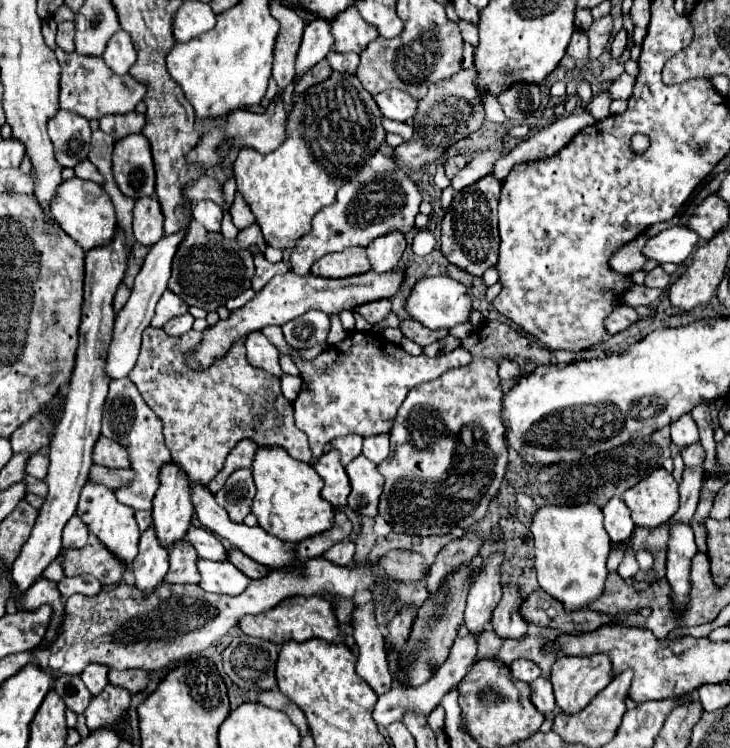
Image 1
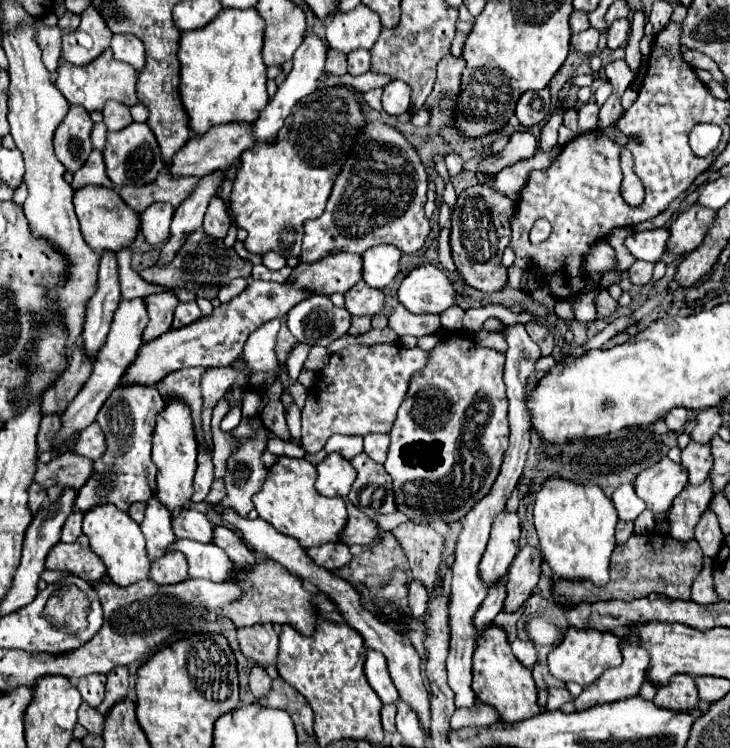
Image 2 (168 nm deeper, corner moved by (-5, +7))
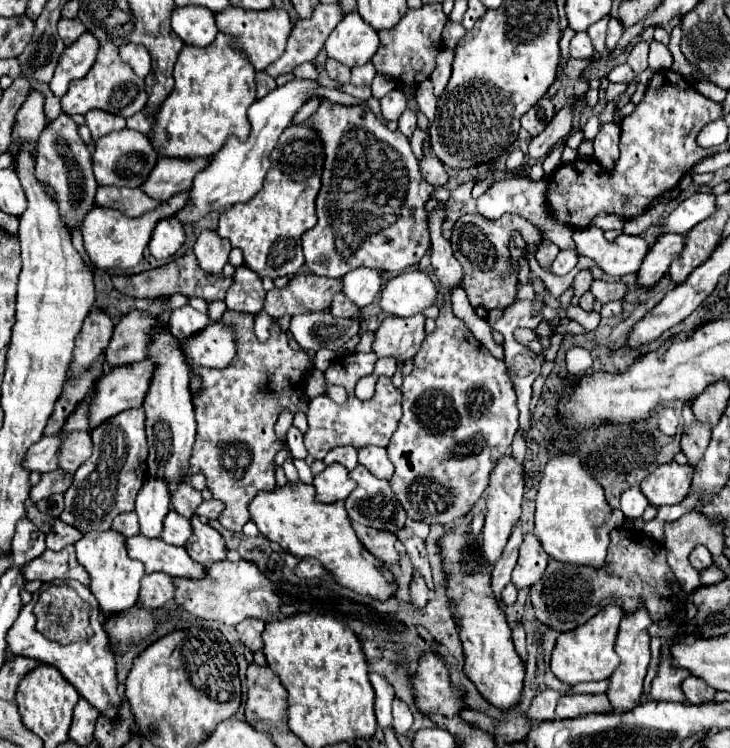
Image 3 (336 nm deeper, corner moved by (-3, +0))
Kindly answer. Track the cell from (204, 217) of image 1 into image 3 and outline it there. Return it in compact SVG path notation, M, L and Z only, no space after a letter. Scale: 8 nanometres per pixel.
M202 230L194 242L194 254L206 272L220 274L232 250L230 240L218 236L216 230Z

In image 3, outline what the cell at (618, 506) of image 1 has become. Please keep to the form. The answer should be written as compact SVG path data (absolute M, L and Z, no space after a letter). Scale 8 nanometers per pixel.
M630 488L620 498L620 510L622 510L622 514L624 514L626 520L640 518L646 508L648 508L648 500L640 492L640 488Z

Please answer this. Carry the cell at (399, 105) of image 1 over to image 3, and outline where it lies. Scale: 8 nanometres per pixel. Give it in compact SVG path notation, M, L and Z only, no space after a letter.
M392 90L380 100L380 106L382 106L382 116L386 120L398 120L406 110L406 96L402 90Z

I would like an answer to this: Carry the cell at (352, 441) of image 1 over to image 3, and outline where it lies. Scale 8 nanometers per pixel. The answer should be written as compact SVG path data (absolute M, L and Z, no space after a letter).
M338 446L338 448L332 448L332 450L326 454L324 464L330 466L330 464L334 464L334 462L338 462L338 464L346 466L348 470L352 470L352 468L358 466L358 450L356 450L354 446Z

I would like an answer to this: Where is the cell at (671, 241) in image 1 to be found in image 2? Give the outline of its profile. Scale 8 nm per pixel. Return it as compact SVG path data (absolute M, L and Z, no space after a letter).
M650 229L628 235L624 239L624 245L638 261L656 263L662 255L666 255L666 241L668 241L666 229Z

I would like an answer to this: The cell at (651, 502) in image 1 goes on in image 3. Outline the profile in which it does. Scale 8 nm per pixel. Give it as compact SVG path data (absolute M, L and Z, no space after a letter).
M668 462L658 466L646 480L642 480L640 490L648 498L648 502L656 508L680 504L688 496L688 488L692 482L692 466L680 466L676 462Z

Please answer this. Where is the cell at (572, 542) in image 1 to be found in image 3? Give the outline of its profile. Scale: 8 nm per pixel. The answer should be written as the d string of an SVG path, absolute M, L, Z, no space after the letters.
M576 454L554 456L544 472L536 494L536 528L534 534L550 558L566 564L584 564L602 568L610 546L610 530L624 524L624 514L608 506L602 486L582 468Z

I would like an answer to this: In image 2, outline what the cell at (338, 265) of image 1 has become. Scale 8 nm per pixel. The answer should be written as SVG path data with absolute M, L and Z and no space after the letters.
M336 253L312 265L300 263L288 277L298 289L318 295L346 293L360 279L360 255L352 253Z

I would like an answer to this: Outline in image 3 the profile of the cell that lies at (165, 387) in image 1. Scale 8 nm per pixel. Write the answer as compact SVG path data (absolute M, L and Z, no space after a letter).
M184 482L178 484L178 488L172 492L172 504L178 514L192 518L198 504L202 504L202 494L196 488L192 488L188 482Z

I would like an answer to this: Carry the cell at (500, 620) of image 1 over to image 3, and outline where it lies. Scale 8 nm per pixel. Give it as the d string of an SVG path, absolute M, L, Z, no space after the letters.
M526 534L520 546L518 564L512 572L514 586L520 590L520 588L530 588L532 584L536 584L542 578L546 564L548 564L548 556L546 552L542 552L542 544L538 544L538 538L534 534Z

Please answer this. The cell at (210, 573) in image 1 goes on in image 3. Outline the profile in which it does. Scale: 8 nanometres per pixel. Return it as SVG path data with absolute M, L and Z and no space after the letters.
M142 534L126 538L128 556L146 566L146 574L166 572L174 578L202 578L208 568L190 558L186 548L174 548L164 540L148 540Z

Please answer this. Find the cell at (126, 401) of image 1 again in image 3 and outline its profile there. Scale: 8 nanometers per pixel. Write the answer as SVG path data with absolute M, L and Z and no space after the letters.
M134 408L112 416L112 420L106 420L92 430L94 454L76 470L72 484L64 494L66 508L60 514L60 520L78 528L80 532L108 530L114 516L134 510L136 494L148 476L148 446L144 428L146 412L144 408Z

